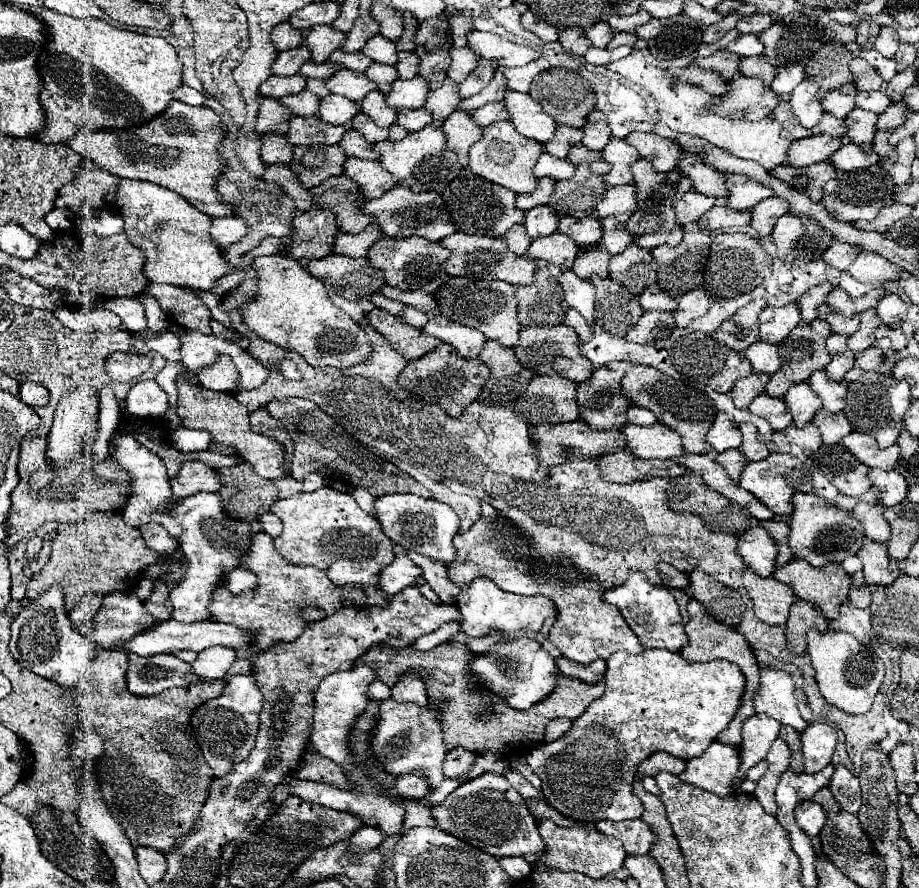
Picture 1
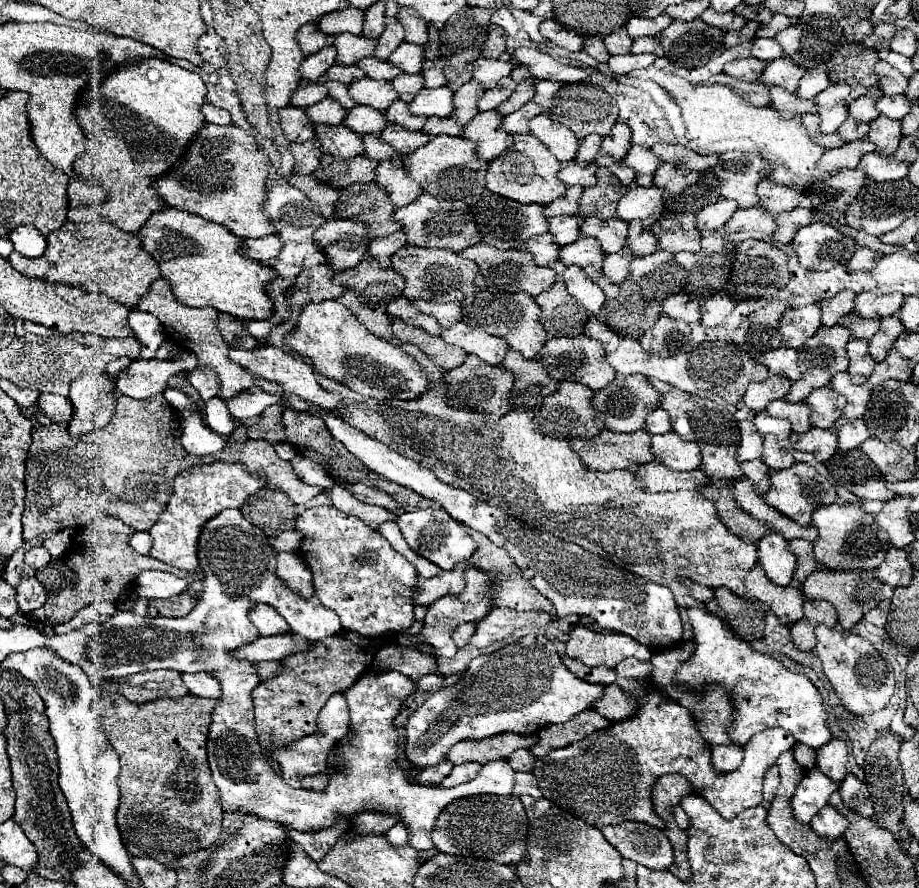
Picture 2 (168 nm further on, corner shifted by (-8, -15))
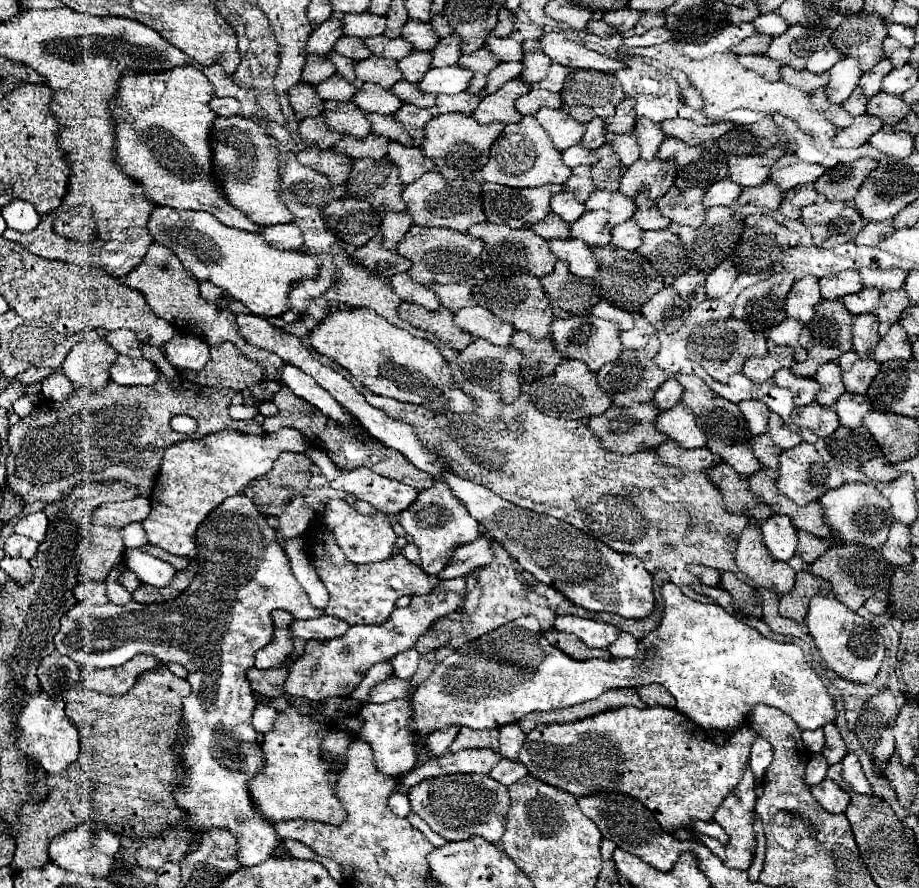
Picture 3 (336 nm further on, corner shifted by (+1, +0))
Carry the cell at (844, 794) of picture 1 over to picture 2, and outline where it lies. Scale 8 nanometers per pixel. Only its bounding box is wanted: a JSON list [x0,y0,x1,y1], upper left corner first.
[841,775,873,817]

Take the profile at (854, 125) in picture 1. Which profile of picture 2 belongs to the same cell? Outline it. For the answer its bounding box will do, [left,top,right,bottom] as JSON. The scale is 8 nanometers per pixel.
[869,115,901,155]

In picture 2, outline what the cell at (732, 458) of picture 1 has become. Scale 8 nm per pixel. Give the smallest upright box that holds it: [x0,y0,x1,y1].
[741,461,773,493]

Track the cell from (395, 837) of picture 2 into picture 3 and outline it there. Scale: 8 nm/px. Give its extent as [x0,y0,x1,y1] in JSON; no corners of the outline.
[388,794,410,818]

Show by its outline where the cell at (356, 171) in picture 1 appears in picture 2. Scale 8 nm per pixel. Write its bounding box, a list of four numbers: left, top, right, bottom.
[375,161,423,207]

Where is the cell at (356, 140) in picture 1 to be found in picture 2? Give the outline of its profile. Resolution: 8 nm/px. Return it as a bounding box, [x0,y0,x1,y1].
[363,135,403,165]

